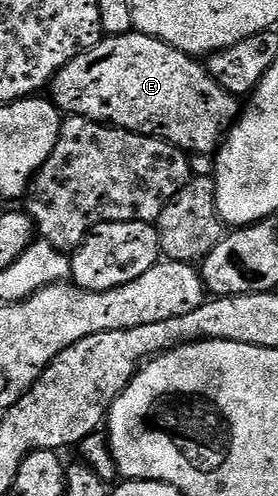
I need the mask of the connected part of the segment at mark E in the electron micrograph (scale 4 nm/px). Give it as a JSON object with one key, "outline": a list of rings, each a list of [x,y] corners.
{"outline":[[[131,31],[119,37],[103,36],[102,41],[96,43],[96,47],[76,55],[76,59],[72,59],[64,67],[60,67],[58,74],[52,78],[48,86],[48,97],[63,114],[83,117],[89,121],[99,121],[101,125],[113,125],[115,129],[127,129],[130,133],[139,133],[145,137],[159,137],[162,141],[167,141],[178,149],[183,149],[188,155],[195,155],[194,153],[217,154],[224,140],[224,130],[234,124],[240,113],[239,98],[224,92],[220,83],[216,83],[216,79],[212,79],[212,75],[206,70],[206,66],[201,60],[195,59],[191,54],[180,51],[160,39],[149,37],[137,31]]]}

